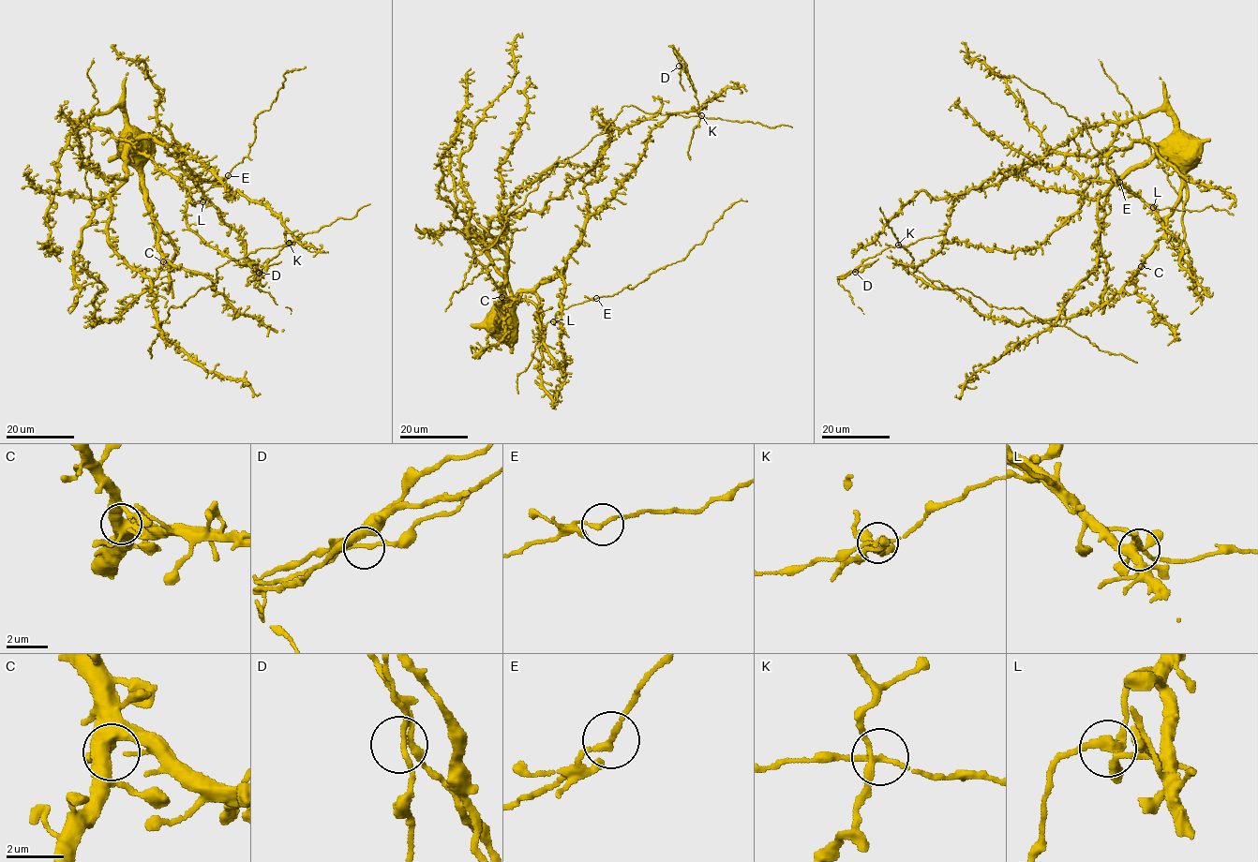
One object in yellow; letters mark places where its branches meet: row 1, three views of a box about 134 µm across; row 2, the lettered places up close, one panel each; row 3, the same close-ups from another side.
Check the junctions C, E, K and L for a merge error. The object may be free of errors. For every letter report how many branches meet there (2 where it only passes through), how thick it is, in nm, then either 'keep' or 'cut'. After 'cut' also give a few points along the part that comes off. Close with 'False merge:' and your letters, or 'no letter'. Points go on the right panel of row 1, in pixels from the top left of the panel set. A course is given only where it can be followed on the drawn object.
C: 4 branches meet; 440 nm thick; keep
E: 2 branches meet; 180 nm thick; keep
K: 4 branches meet; 200 nm thick; cut
L: 4 branches meet; 280 nm thick; keep
False merge: K

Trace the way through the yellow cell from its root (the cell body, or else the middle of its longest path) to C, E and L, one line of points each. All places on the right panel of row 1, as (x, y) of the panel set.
C: (1175, 146), (1181, 181), (1178, 204), (1168, 217), (1166, 232), (1141, 266)
E: (1175, 146), (1163, 140), (1115, 150), (1108, 156), (1107, 170), (1140, 198), (1119, 182)
L: (1175, 146), (1165, 139), (1159, 142), (1134, 141), (1108, 156), (1107, 170), (1115, 181), (1127, 186), (1153, 207)

